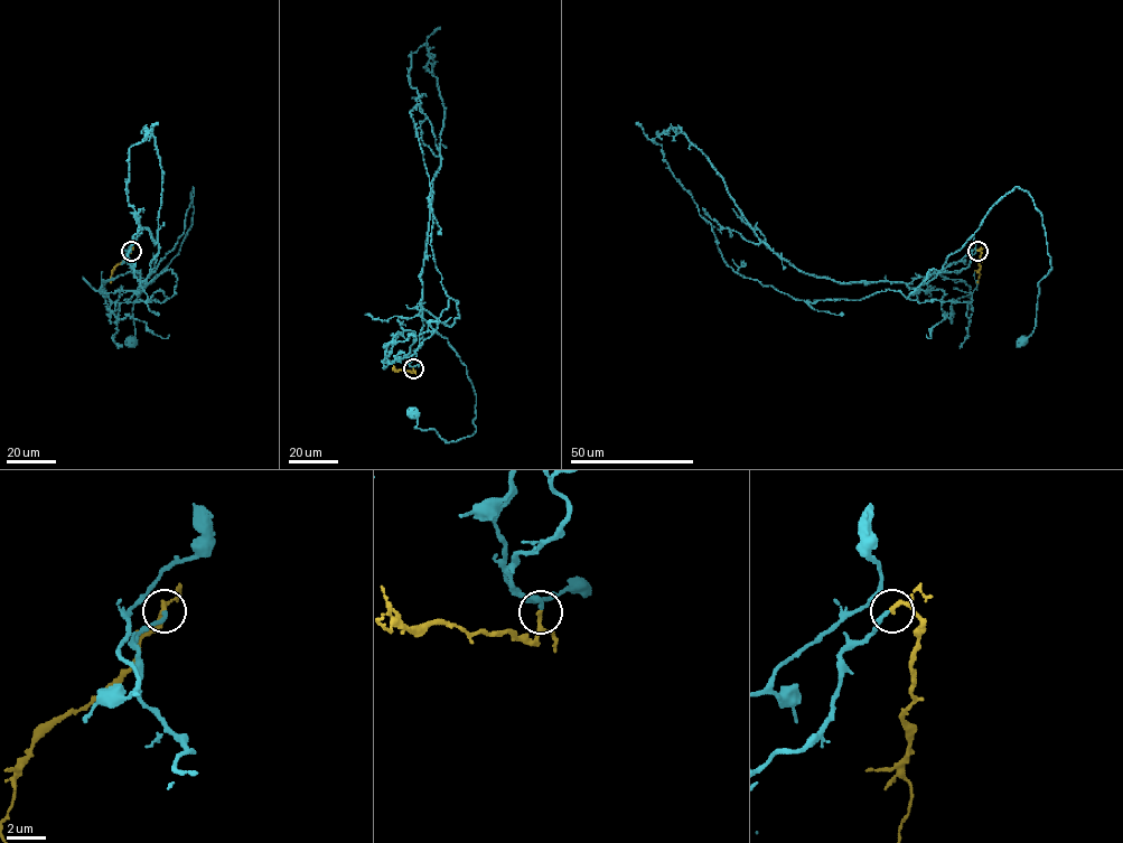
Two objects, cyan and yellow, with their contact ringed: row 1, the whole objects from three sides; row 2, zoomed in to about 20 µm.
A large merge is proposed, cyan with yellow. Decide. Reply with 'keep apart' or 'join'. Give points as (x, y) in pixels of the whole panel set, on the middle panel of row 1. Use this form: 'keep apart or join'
join

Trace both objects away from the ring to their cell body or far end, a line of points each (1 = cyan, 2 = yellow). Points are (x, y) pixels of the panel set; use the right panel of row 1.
1: (978, 250), (965, 268), (908, 286), (1026, 190), (1051, 270), (1020, 340)
2: (978, 250), (981, 252), (978, 282)

